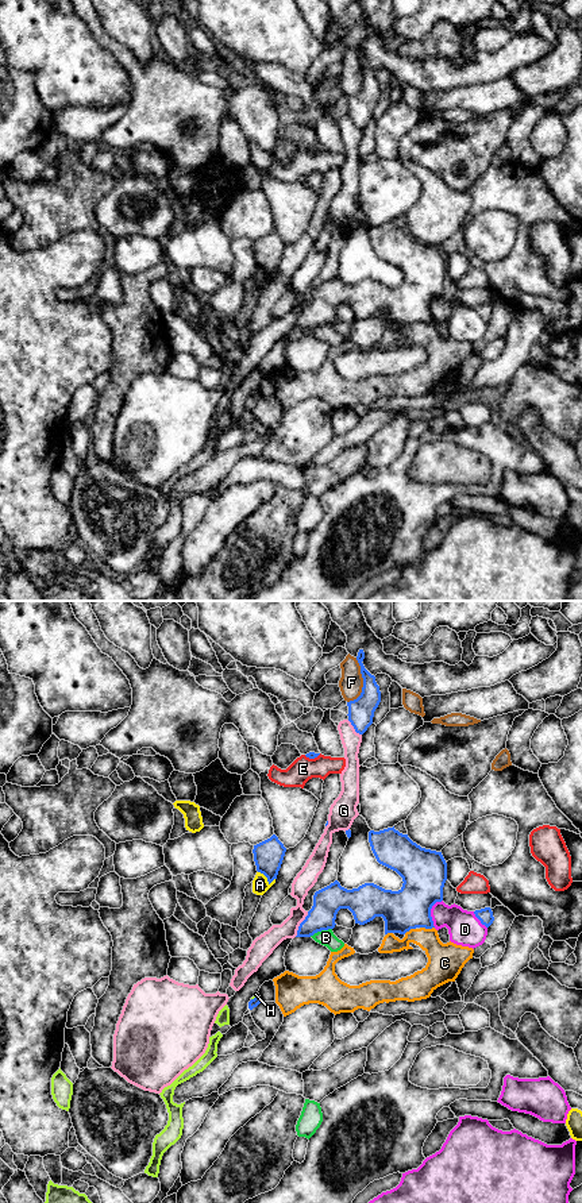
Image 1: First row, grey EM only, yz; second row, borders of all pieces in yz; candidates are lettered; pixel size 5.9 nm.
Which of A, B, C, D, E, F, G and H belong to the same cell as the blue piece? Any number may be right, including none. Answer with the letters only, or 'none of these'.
none of these

